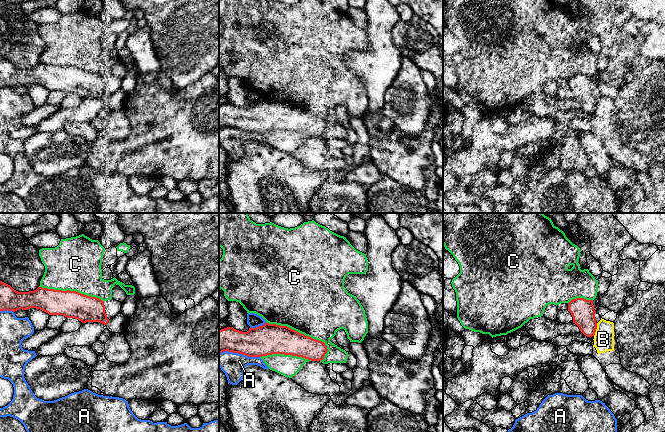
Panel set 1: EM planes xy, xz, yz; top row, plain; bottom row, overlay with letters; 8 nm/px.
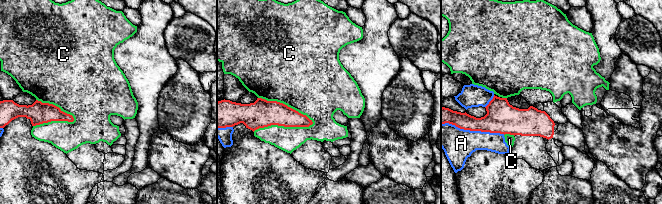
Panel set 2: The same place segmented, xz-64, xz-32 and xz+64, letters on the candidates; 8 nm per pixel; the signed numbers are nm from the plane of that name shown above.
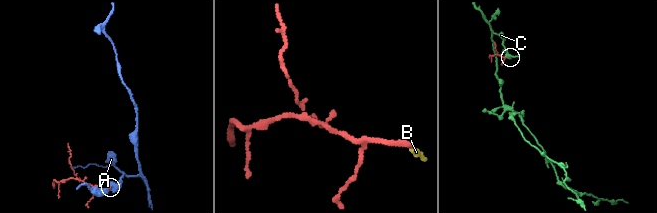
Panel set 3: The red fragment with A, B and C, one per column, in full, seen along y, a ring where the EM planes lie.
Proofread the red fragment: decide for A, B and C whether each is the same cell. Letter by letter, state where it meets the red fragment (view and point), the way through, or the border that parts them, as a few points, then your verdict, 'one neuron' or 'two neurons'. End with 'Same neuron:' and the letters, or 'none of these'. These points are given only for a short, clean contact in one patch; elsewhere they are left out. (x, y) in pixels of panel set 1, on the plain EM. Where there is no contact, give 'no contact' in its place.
A: contact xz (239, 129); two neurons
B: contact yz (596, 104); two neurons
C: contact xz (303, 110); two neurons
Same neuron: none of these

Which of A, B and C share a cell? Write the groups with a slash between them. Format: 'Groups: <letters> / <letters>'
Groups: A / B / C

